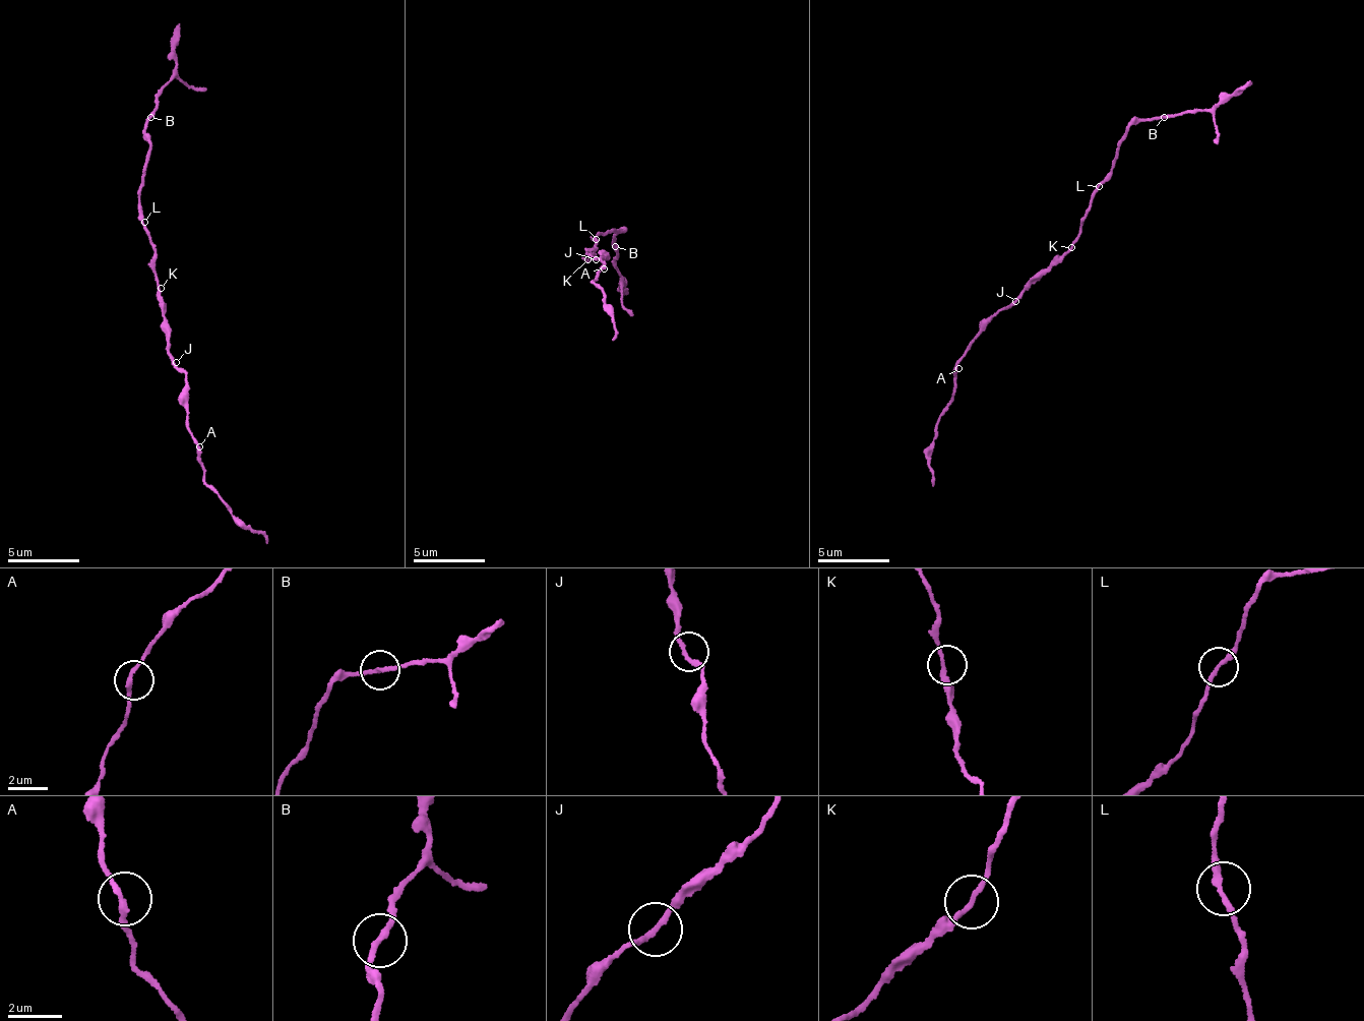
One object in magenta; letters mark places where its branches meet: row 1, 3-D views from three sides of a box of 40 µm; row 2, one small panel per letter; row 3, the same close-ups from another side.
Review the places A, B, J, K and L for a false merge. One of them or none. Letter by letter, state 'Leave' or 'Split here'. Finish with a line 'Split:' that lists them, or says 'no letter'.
A: Leave
B: Leave
J: Leave
K: Leave
L: Leave
Split: no letter

